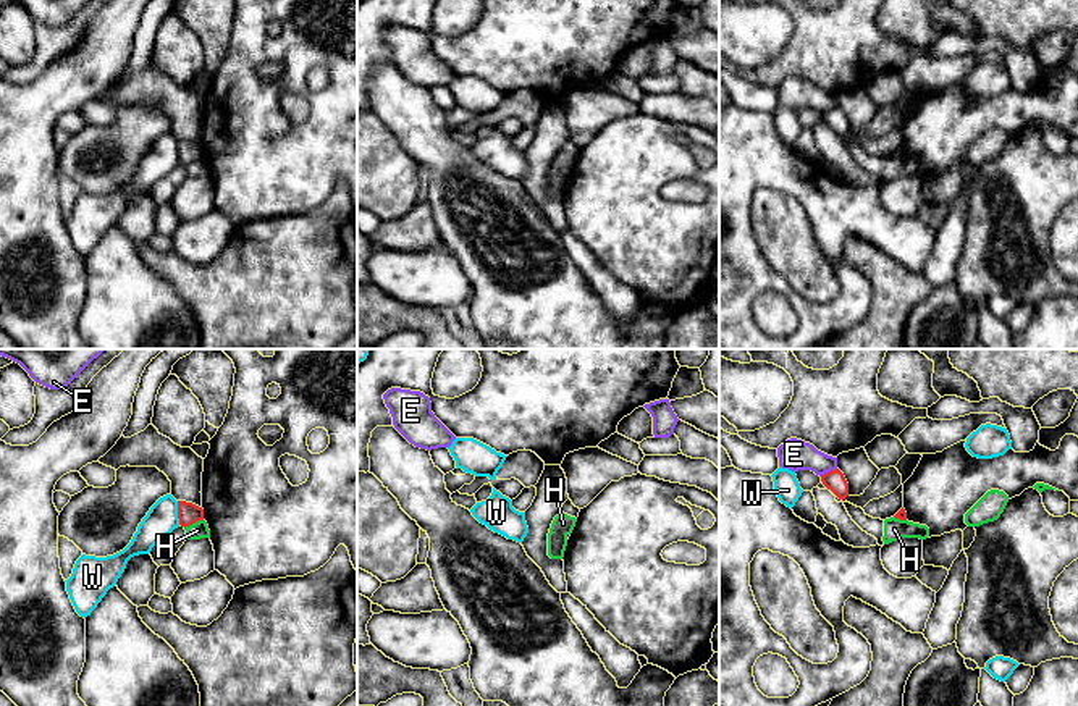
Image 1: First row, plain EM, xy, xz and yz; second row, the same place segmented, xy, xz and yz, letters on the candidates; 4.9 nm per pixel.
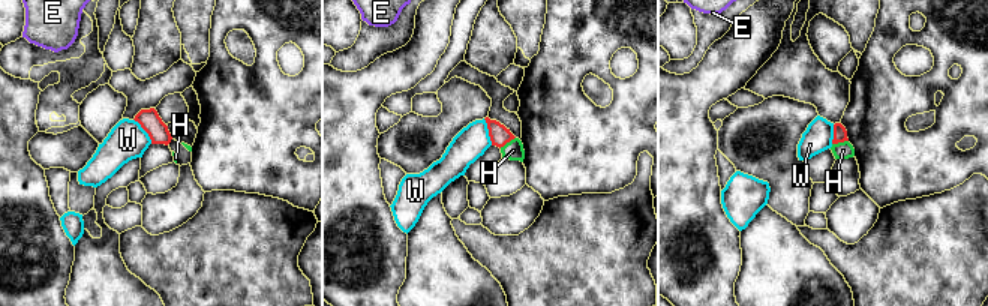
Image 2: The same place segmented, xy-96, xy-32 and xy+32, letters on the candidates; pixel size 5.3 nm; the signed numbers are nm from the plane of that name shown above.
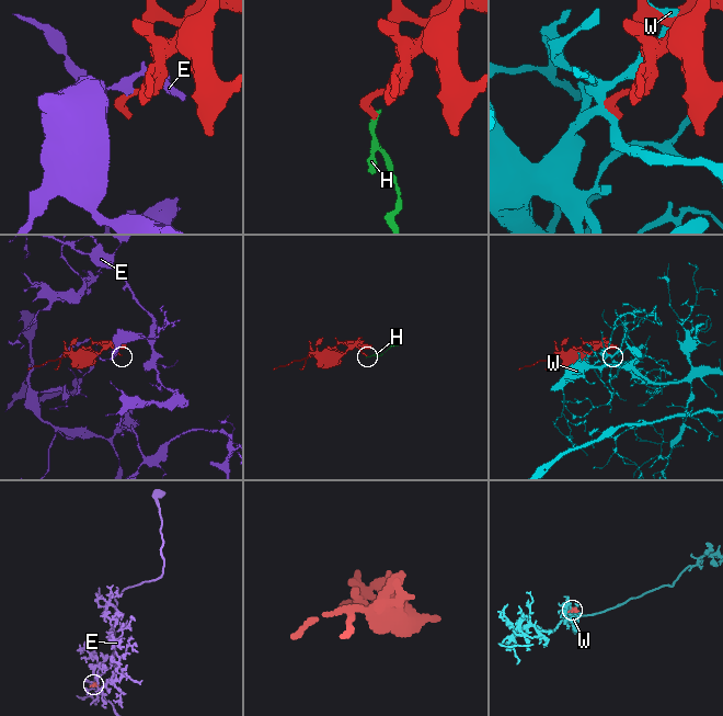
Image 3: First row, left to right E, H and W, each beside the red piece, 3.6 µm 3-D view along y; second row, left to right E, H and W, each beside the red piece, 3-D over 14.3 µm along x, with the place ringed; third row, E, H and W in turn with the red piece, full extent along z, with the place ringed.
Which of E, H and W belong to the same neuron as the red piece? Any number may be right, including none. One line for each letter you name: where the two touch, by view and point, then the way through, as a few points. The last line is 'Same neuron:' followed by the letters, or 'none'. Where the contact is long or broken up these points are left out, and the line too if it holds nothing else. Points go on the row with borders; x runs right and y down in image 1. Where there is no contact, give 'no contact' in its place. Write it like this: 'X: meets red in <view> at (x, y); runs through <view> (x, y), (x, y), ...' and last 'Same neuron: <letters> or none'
Same neuron: none

